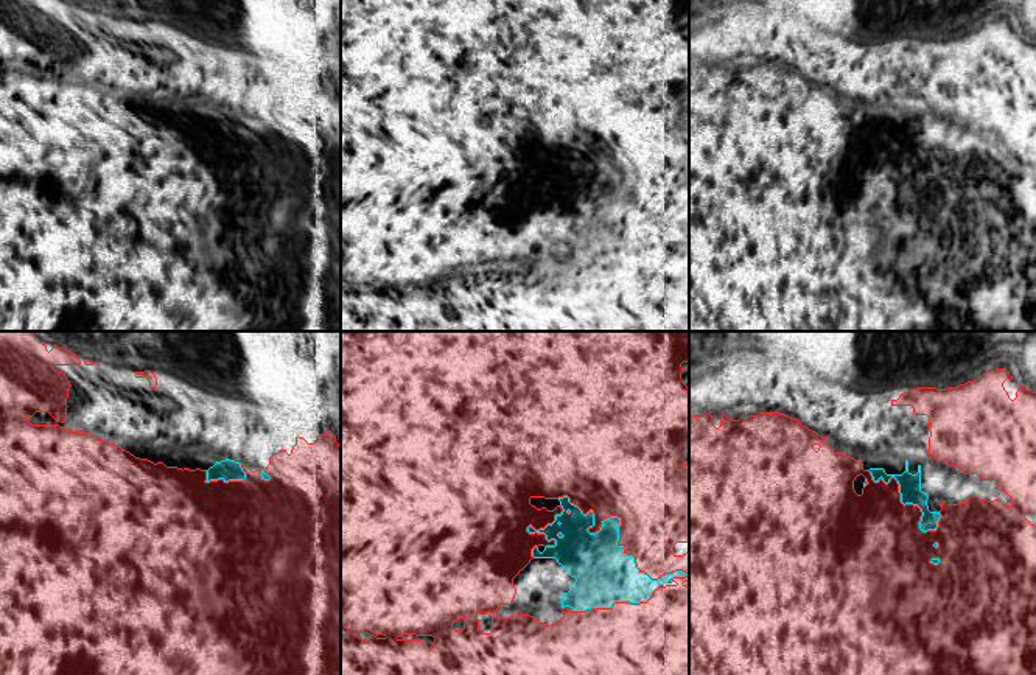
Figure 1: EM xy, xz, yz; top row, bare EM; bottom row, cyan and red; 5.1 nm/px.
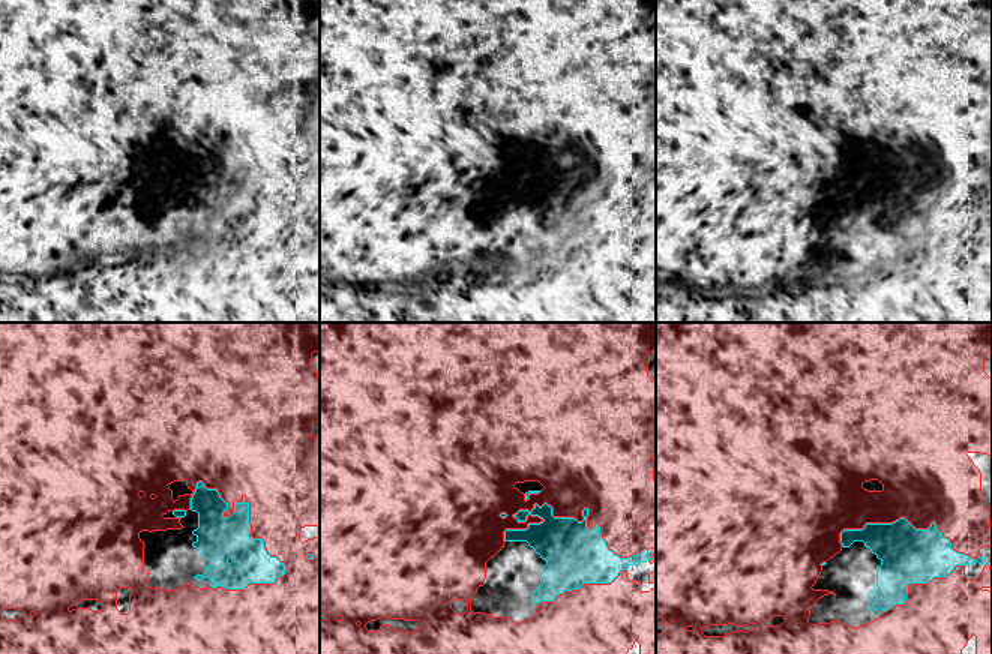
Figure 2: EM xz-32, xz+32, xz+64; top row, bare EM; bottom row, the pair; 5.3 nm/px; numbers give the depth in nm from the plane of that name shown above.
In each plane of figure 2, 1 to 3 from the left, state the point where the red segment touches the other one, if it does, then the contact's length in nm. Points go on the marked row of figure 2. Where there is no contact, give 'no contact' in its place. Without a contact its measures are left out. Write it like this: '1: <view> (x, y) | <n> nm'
1: xz-32 (285, 567) | 500 nm
2: xz+32 (568, 518) | 800 nm
3: xz+64 (911, 525) | 750 nm

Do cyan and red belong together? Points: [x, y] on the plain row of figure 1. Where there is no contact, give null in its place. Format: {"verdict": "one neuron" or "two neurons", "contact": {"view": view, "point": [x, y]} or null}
{"verdict": "one neuron", "contact": {"view": "xz", "point": [619, 176]}}

